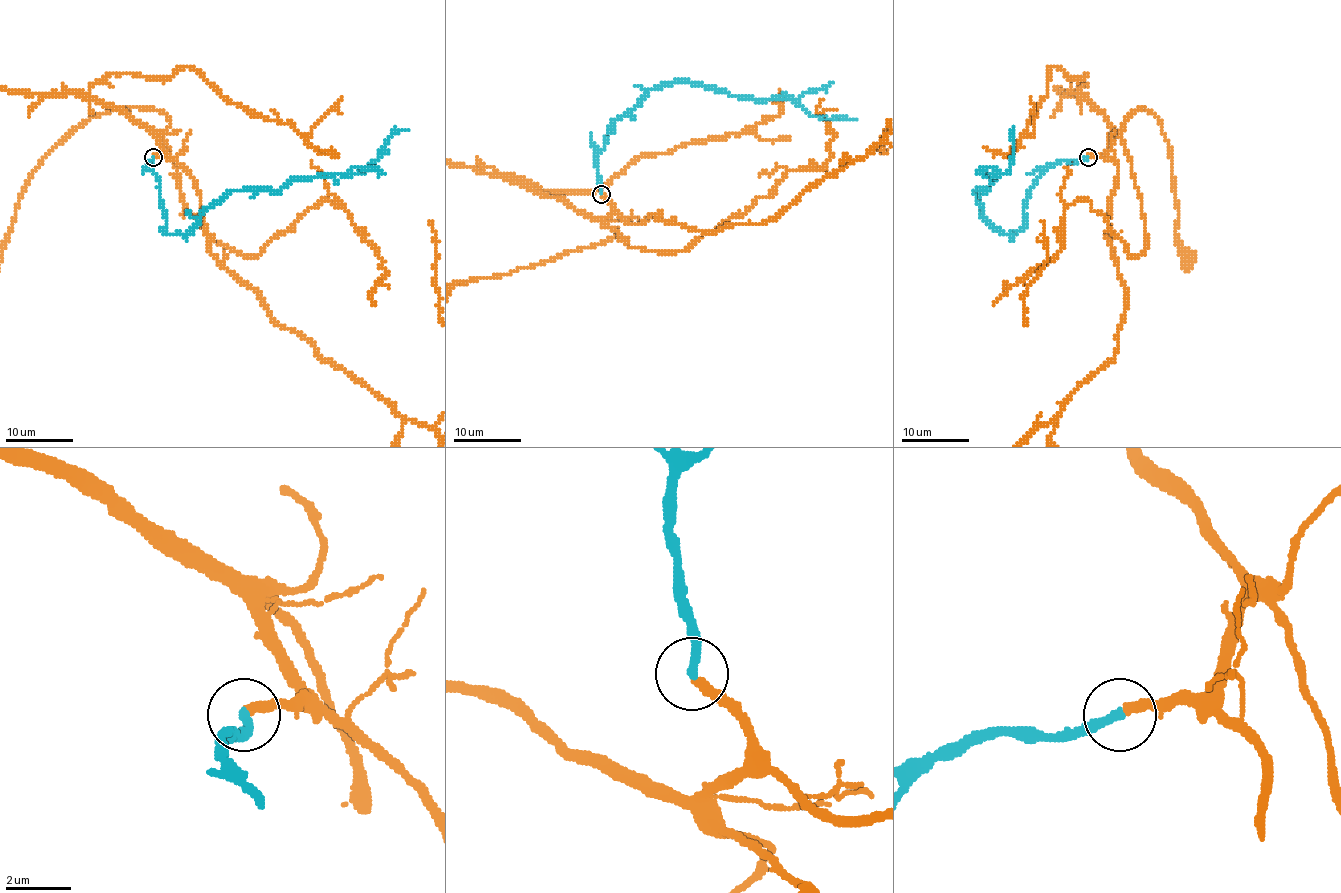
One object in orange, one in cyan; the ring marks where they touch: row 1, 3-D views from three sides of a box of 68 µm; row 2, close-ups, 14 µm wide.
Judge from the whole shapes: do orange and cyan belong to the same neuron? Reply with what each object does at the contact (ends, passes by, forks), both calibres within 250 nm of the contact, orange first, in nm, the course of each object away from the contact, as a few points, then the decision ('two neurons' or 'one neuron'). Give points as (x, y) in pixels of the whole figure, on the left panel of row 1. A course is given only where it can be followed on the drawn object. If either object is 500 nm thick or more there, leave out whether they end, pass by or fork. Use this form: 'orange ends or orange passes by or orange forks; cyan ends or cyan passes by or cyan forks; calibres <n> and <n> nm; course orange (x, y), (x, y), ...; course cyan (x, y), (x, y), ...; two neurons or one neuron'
orange ends; cyan ends; calibres 300 and 300 nm; course orange (152, 156), (164, 153), (157, 136), (169, 124), (157, 109), (85, 119), (36, 168); course cyan (152, 158), (164, 230), (181, 233), (231, 191), (277, 191), (293, 181), (361, 173), (396, 132), (408, 131); one neuron

